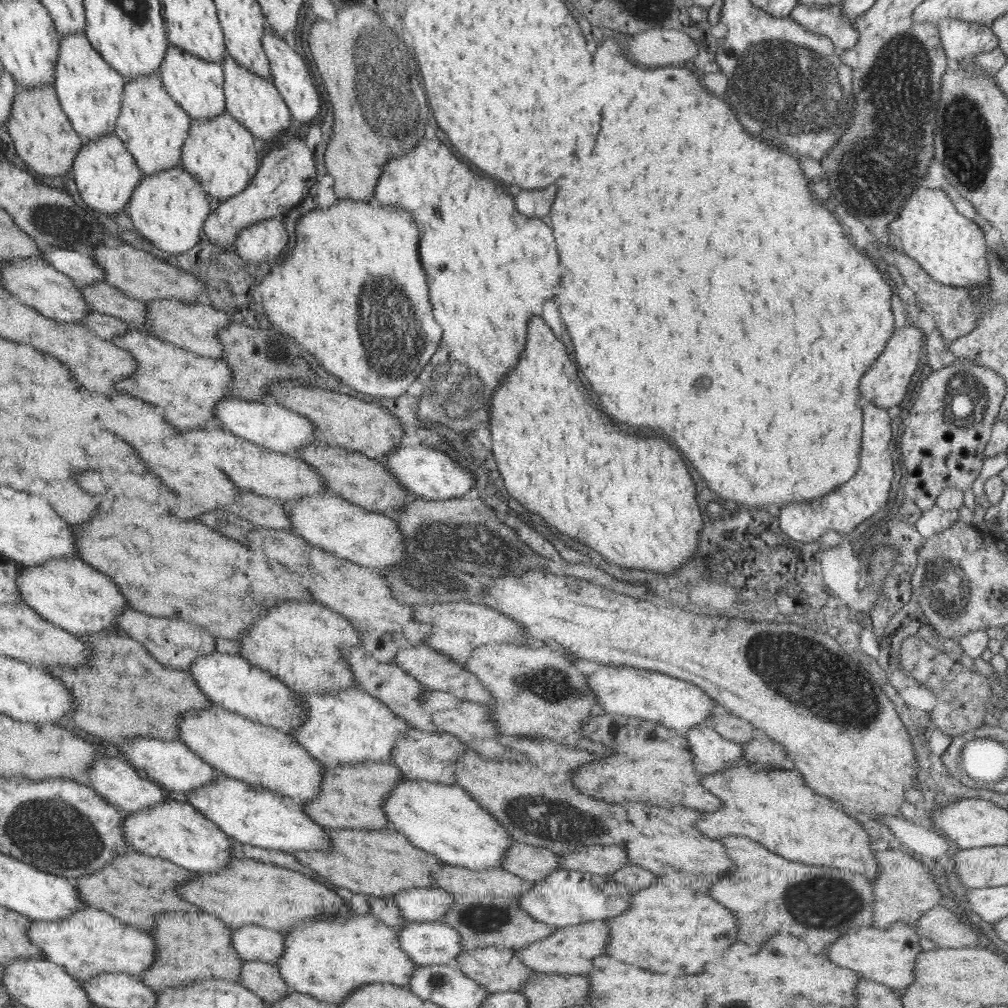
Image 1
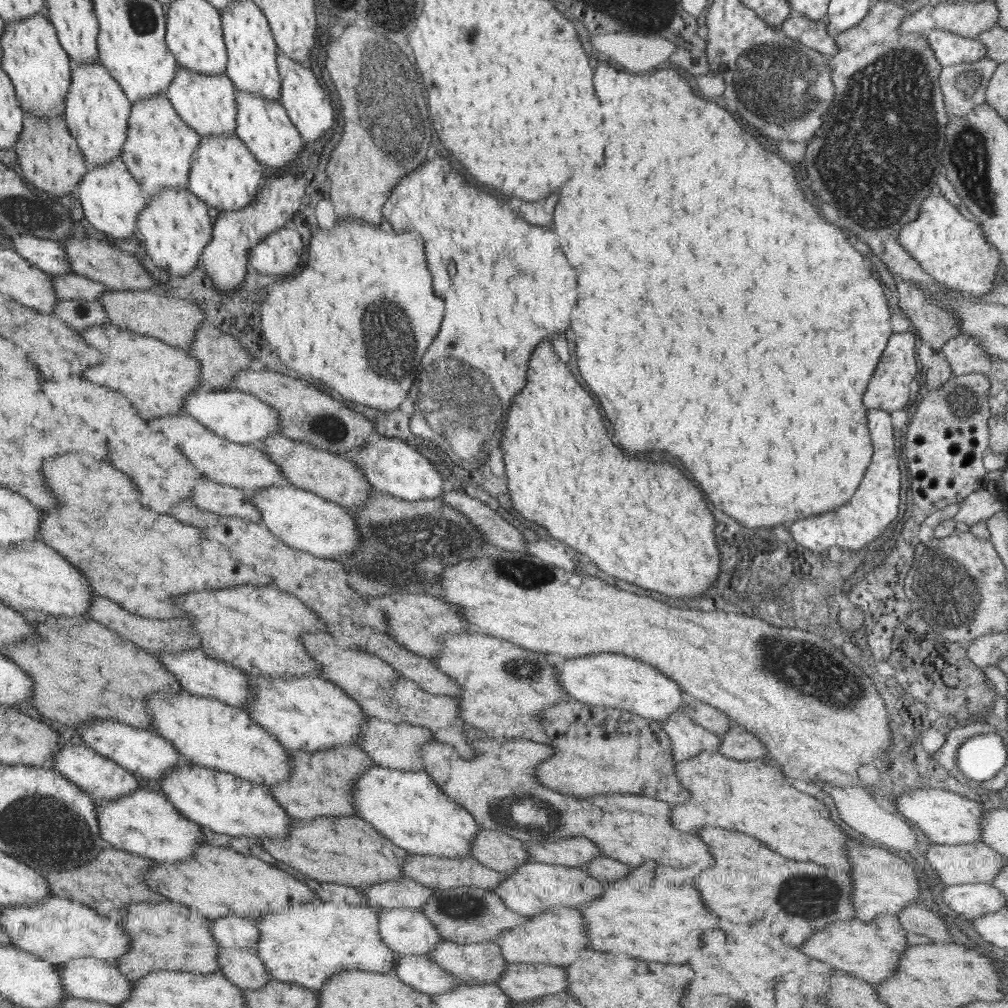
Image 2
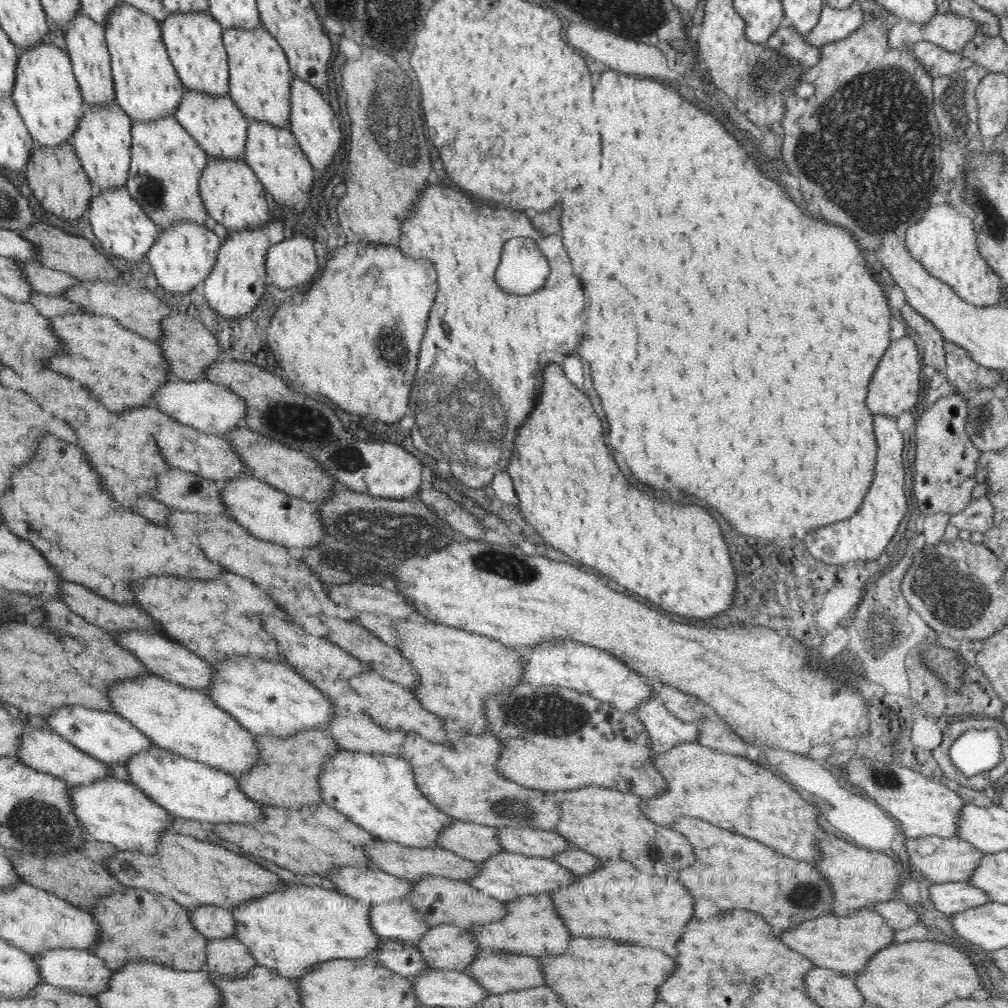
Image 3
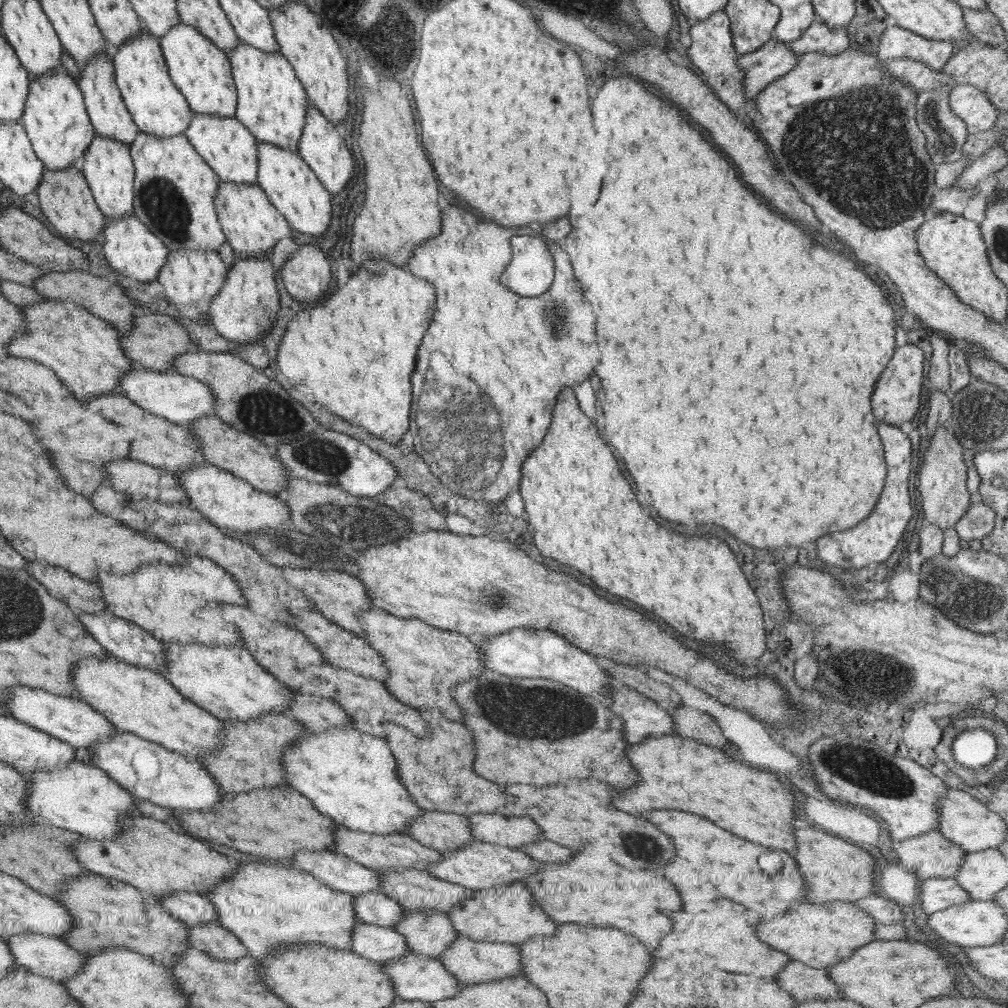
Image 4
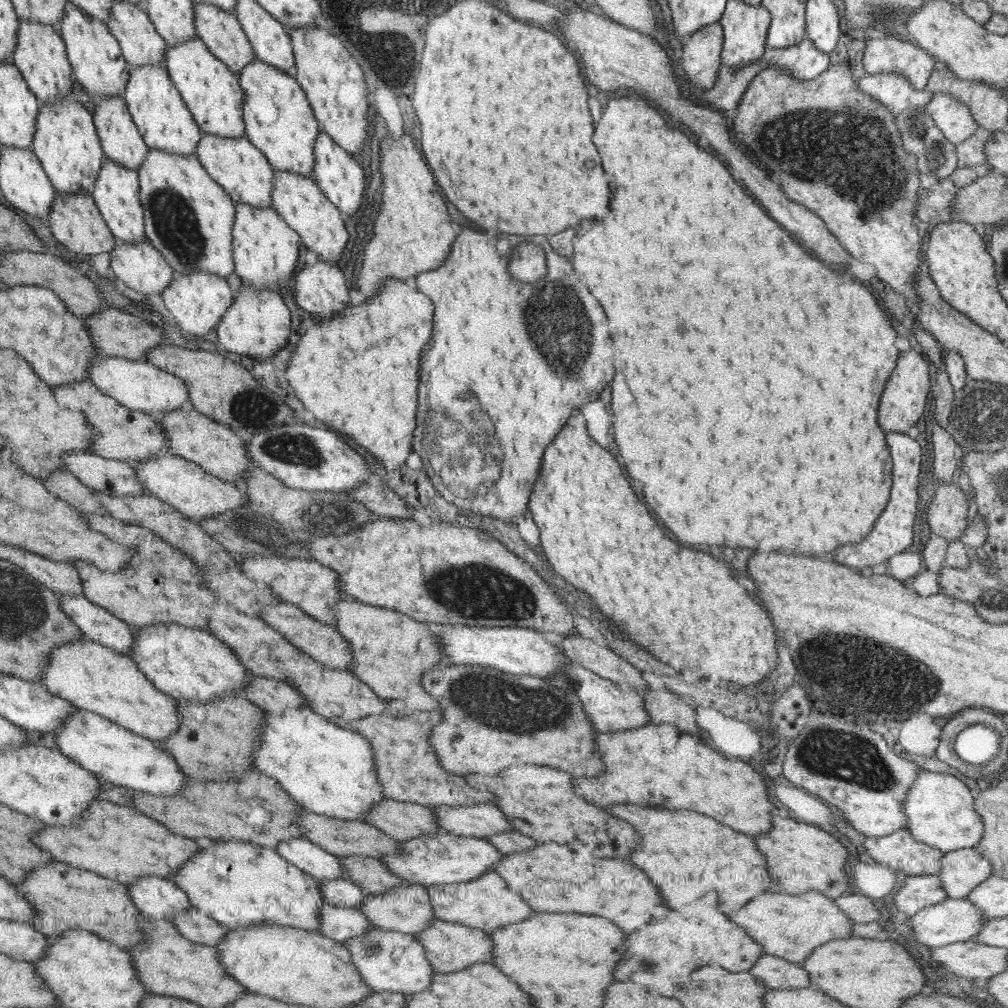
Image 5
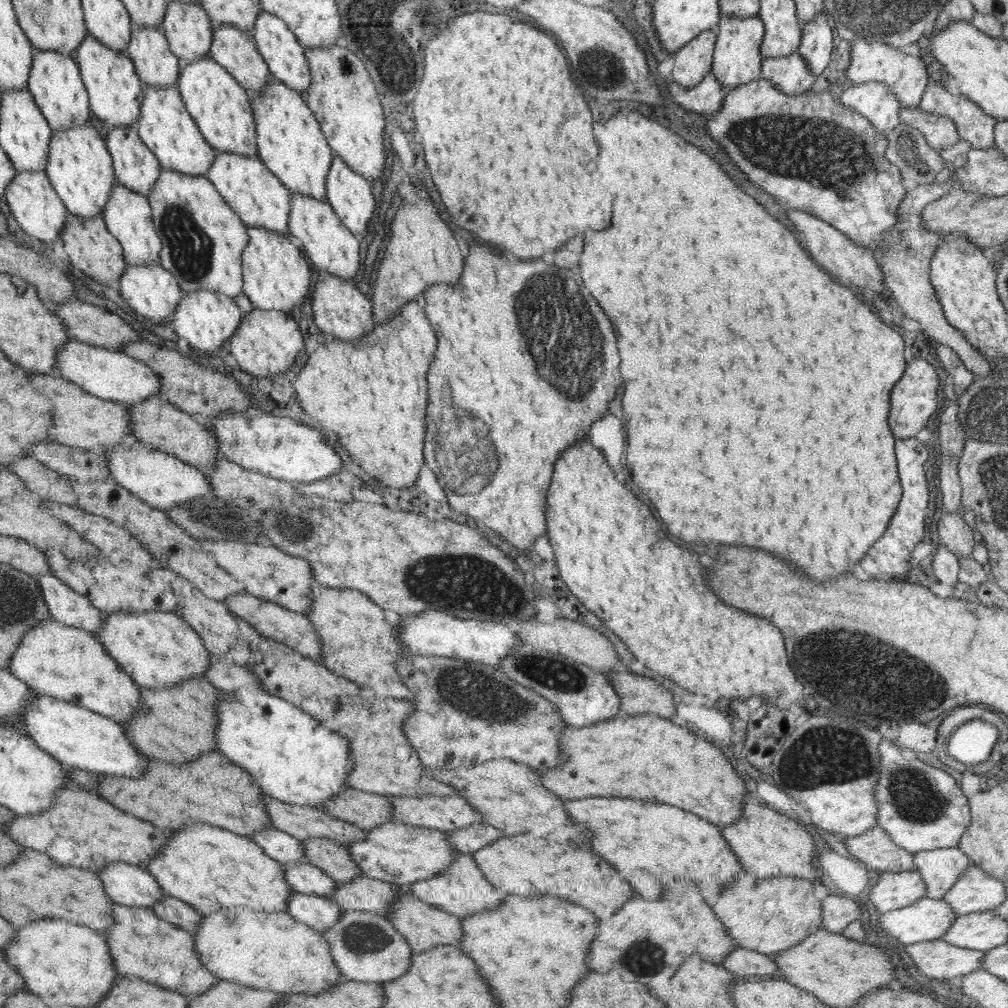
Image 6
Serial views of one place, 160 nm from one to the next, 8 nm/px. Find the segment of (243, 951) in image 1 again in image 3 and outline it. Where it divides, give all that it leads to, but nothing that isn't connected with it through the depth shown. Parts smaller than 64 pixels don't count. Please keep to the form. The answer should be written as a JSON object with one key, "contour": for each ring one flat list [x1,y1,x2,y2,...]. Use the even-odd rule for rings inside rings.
{"contour":[[206,905,190,911,193,926,201,931,209,940,210,938,230,938,237,934,237,922,233,912,223,907]]}

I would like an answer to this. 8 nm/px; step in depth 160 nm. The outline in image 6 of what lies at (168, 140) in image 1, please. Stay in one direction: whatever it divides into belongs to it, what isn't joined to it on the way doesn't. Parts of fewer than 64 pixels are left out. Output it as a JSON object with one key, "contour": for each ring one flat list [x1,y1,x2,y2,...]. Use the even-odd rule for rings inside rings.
{"contour":[[161,169,160,177,147,198,153,209,153,222,163,242,160,264,176,276,184,293,207,290,230,298,243,292,244,274,242,254,249,244,249,233,237,211,222,198,220,191,204,175,187,175,173,170]]}

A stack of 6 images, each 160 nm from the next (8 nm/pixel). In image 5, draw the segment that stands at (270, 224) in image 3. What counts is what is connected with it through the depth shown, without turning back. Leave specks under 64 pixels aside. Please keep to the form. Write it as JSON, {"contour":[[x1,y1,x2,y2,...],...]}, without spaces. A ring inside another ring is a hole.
{"contour":[[242,283,238,290,237,300,229,306,228,312,221,318,217,326,218,346,224,353,230,352,238,356,268,358,280,350,290,334,290,312,282,300,282,296,274,289,259,289]]}

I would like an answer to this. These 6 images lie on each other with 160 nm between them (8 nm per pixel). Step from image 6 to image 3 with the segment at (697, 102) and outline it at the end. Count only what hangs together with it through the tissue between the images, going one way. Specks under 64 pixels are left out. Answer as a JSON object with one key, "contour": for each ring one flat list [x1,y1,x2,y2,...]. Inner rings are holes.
{"contour":[[791,26,779,28,765,44,767,49,778,53,780,58,785,57,804,69,818,63,821,55,820,48,809,45,805,35]]}

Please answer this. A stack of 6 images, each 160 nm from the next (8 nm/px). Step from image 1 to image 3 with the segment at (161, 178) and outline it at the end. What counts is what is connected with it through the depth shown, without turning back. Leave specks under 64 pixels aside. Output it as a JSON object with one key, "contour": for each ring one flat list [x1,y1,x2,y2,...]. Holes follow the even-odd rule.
{"contour":[[178,221,176,226,159,231,156,244,148,252,148,262,159,282,166,291,184,294,204,281,212,273,221,248,220,238,206,225,190,221]]}

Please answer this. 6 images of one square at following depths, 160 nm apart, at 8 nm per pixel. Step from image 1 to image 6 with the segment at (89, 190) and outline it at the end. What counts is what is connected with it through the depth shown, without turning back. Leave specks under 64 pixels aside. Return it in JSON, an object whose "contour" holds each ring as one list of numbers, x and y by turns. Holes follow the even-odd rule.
{"contour":[[161,264,129,266,120,278,120,293,124,300,131,306,138,315,144,316,158,324,160,322,172,321,177,306,184,294,176,276,170,274]]}

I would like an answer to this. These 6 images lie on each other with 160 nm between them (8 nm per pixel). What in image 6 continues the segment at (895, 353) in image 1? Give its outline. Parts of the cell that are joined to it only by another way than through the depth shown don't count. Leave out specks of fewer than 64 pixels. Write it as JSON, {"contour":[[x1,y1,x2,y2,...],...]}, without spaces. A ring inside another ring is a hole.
{"contour":[[913,358,906,365,906,370,892,388,890,394,890,414,888,414,888,426,896,438,914,438,926,428,930,416,942,408,941,400,938,399,938,373,935,365,928,363,924,359]]}

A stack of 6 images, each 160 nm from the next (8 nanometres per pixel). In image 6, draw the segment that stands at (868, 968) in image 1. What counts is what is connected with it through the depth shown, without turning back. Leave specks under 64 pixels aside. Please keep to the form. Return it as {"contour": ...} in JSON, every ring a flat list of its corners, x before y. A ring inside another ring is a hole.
{"contour":[[744,872,741,876,722,892,712,908,739,947,772,957,802,943,803,938,822,927,822,905,814,896,813,882,788,878,788,875,786,878,760,879]]}

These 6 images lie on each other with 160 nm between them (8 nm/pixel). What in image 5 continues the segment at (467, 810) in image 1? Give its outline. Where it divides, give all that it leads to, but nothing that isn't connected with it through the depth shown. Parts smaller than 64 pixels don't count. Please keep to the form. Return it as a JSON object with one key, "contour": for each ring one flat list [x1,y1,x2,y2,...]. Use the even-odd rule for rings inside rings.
{"contour":[[297,706,287,708,284,714,276,714,274,712,267,711,267,718,265,721,265,728,263,729,261,747,253,755,253,766,256,770,260,770,260,774,264,776,270,776,270,778,276,778,282,786,282,790,286,790,290,794,290,800,298,800,298,804,302,806,302,809,306,809,312,813,323,814,324,816,364,821,367,818,367,812,371,810,378,802,385,799,385,792,383,790,383,784,380,782,377,774,376,755,372,743,360,734,358,731,348,730,345,727,338,726,337,723,330,722,325,716,316,714,310,708,298,708]]}

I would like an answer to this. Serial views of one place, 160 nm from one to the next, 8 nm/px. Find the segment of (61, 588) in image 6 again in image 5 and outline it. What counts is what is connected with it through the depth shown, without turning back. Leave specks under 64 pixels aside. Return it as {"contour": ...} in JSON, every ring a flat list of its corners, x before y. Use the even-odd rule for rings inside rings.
{"contour":[[58,594,61,609,73,619,74,624,88,639,113,647,120,654,128,655,133,648,135,632,133,626,119,619,84,594]]}

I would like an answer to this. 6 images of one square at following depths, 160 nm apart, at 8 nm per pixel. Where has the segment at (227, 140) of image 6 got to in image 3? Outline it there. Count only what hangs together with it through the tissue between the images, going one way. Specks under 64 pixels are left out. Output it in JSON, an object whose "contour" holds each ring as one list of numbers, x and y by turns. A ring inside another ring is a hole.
{"contour":[[168,13,162,23,162,34,169,57,186,89,213,97,229,94,229,55,222,44,222,28,210,13]]}

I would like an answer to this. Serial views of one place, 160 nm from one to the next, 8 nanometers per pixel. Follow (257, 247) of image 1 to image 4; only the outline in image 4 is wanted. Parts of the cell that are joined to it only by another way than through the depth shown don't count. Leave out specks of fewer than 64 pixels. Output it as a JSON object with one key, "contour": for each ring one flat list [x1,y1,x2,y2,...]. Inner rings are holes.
{"contour":[[300,245,281,266,286,290,299,302,318,302,330,288,330,262,316,246]]}

